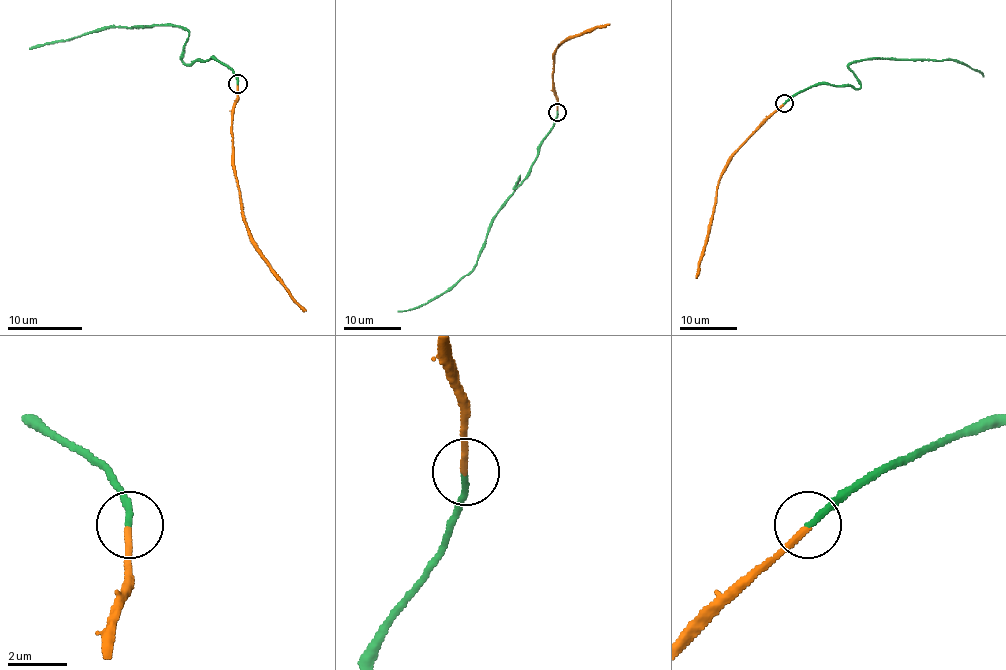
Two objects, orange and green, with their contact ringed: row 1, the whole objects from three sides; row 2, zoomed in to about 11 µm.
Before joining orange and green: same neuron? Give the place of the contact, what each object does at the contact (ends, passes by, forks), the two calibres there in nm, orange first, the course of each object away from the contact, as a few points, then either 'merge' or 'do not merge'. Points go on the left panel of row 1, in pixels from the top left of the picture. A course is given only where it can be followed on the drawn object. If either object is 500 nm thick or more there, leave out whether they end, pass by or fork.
(238, 83) | orange ends | green ends | 240/200 nm | orange via (237, 84), (232, 144), (241, 213), (254, 248), (286, 291), (306, 310) | green via (237, 84), (237, 76), (215, 58), (185, 63), (189, 35), (179, 26), (99, 28), (30, 48) | merge

